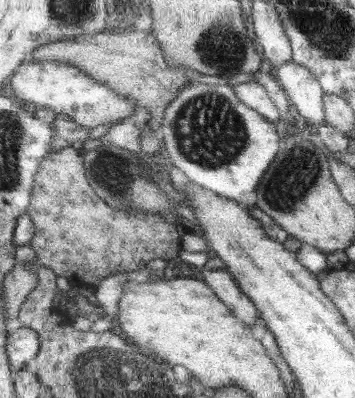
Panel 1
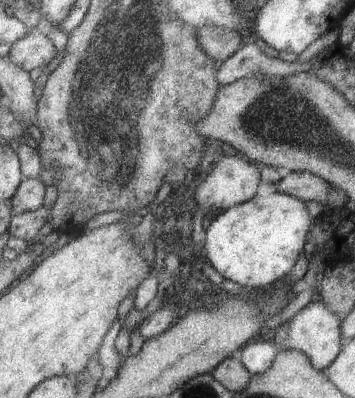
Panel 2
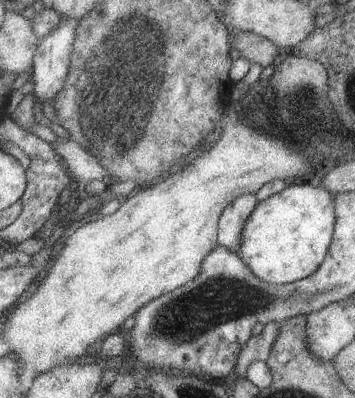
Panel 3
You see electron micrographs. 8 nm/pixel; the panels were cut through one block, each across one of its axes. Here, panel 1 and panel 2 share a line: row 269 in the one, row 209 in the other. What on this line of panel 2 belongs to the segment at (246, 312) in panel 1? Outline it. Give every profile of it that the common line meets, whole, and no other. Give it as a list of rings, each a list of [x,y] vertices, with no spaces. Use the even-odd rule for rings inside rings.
[[[221,156],[221,160],[213,166],[213,170],[205,176],[205,180],[195,188],[195,200],[197,200],[203,216],[209,208],[219,208],[219,210],[227,212],[239,204],[253,200],[263,190],[261,184],[263,184],[261,164],[247,162],[239,156]]]

